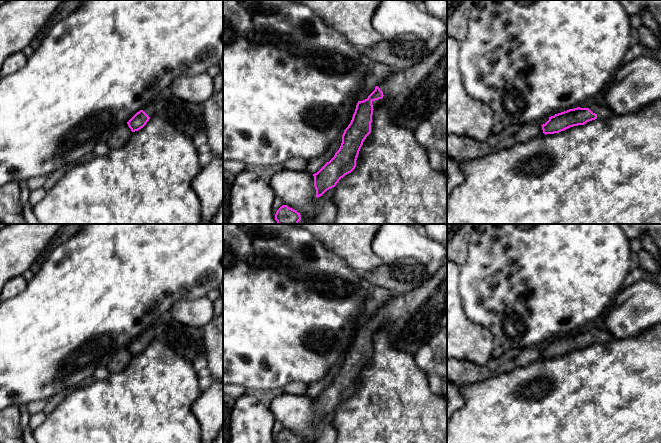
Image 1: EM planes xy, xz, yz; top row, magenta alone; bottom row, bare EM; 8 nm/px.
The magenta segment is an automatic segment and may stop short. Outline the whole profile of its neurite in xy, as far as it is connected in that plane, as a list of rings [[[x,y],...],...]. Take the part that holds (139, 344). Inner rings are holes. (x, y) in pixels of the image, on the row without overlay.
[[[176,320],[156,322],[137,336],[128,346],[132,356],[143,352],[149,343],[158,340],[190,363],[205,351],[203,331],[200,328],[183,325]]]

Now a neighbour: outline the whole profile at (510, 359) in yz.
[[[536,348],[505,350],[500,358],[492,357],[484,365],[447,359],[447,380],[459,386],[474,384],[544,359],[542,350]]]

